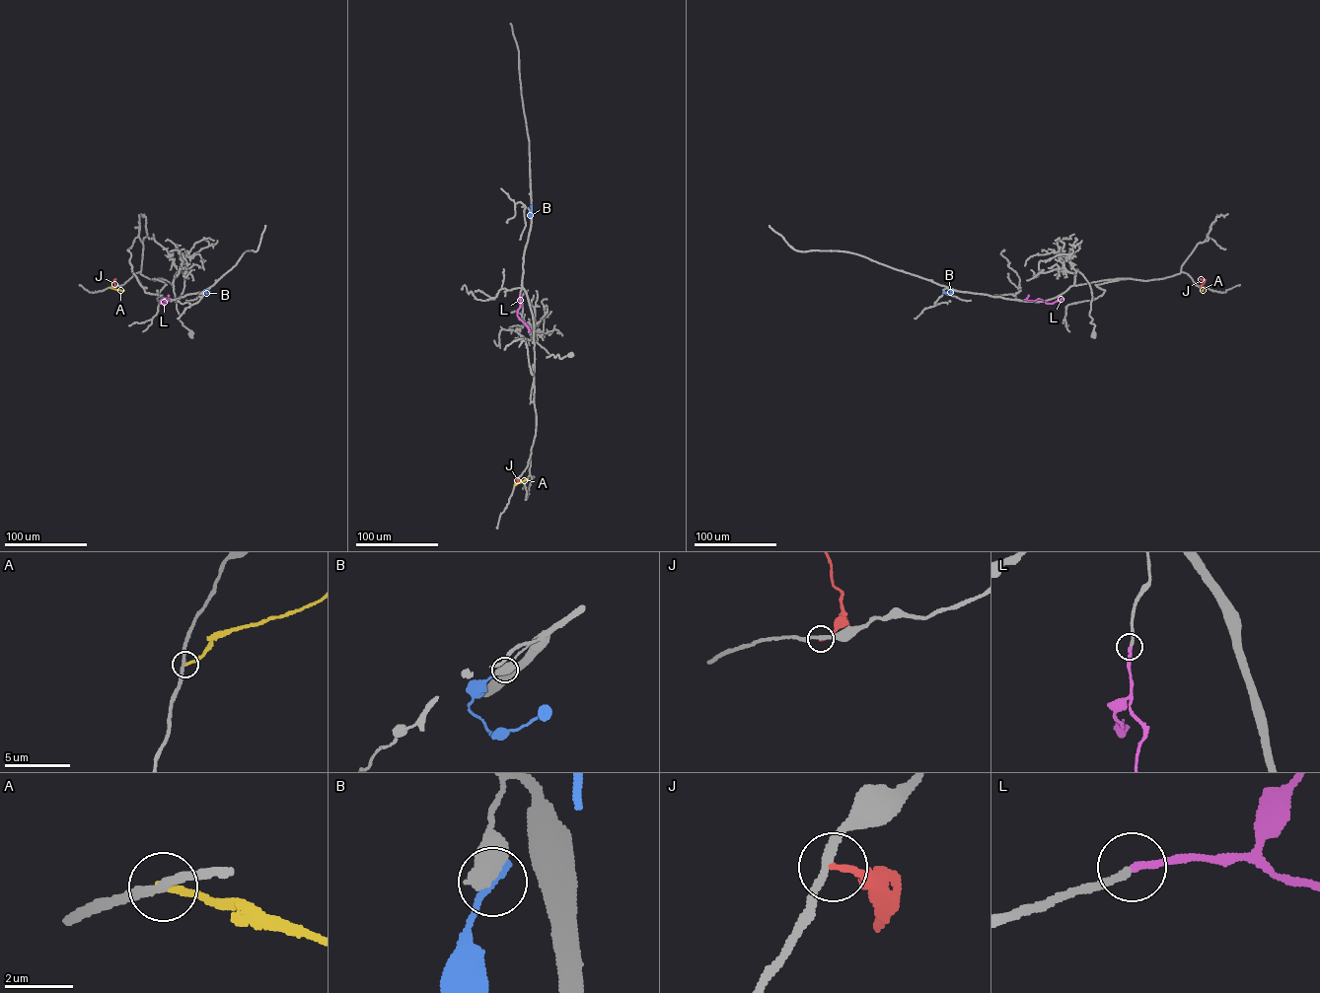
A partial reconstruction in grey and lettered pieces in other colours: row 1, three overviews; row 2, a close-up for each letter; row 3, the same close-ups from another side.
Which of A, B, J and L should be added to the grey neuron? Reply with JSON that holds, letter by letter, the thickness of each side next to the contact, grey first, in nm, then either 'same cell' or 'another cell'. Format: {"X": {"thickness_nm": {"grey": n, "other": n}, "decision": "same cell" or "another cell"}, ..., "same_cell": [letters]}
{"A": {"thickness_nm": {"grey": 240, "other": 220}, "decision": "another cell"}, "B": {"thickness_nm": {"grey": 700, "other": 220}, "decision": "another cell"}, "J": {"thickness_nm": {"grey": 240, "other": 170}, "decision": "another cell"}, "L": {"thickness_nm": {"grey": 220, "other": 220}, "decision": "same cell"}, "same_cell": ["L"]}

